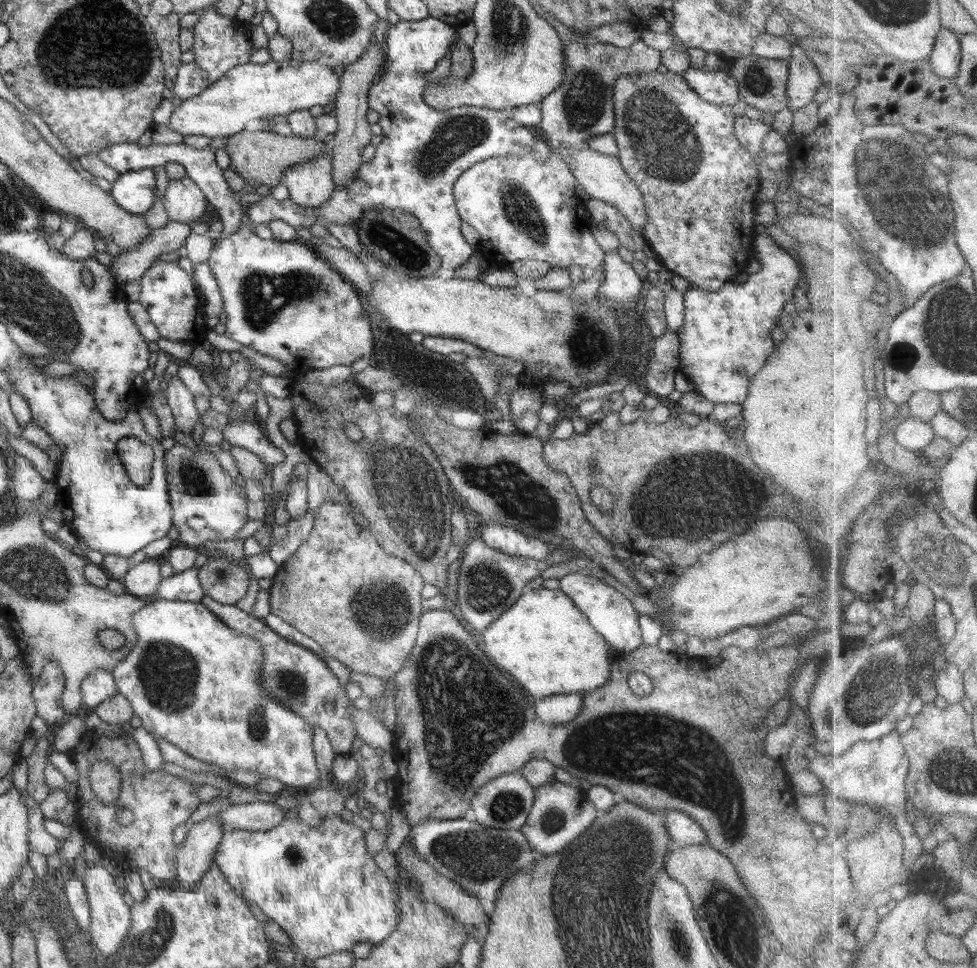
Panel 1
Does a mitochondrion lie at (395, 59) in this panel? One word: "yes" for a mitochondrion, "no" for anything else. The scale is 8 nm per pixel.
no

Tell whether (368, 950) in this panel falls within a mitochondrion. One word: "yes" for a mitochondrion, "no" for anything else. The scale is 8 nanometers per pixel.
no

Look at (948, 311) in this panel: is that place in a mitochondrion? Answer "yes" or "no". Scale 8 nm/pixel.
yes

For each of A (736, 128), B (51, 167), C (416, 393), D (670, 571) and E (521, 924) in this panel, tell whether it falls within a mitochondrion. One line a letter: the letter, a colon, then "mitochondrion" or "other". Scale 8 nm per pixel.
A: other
B: other
C: other
D: other
E: other

